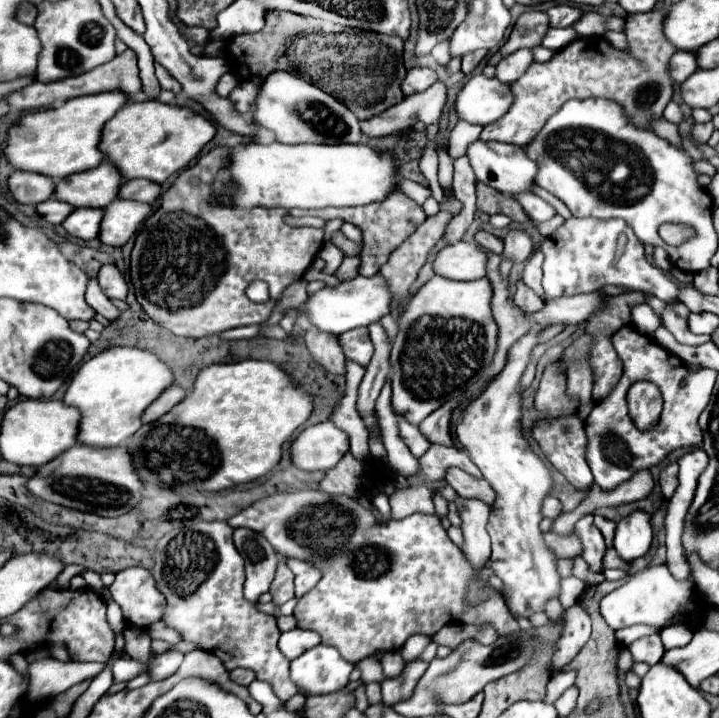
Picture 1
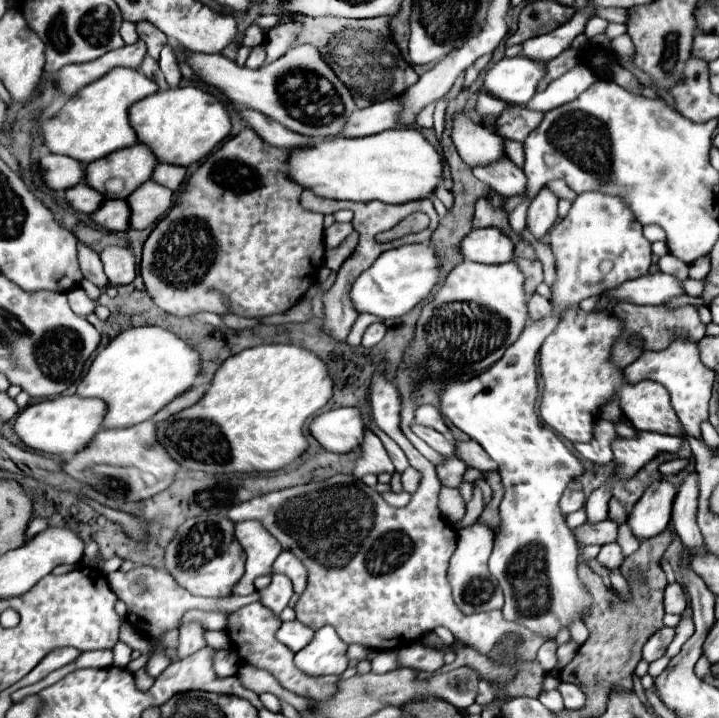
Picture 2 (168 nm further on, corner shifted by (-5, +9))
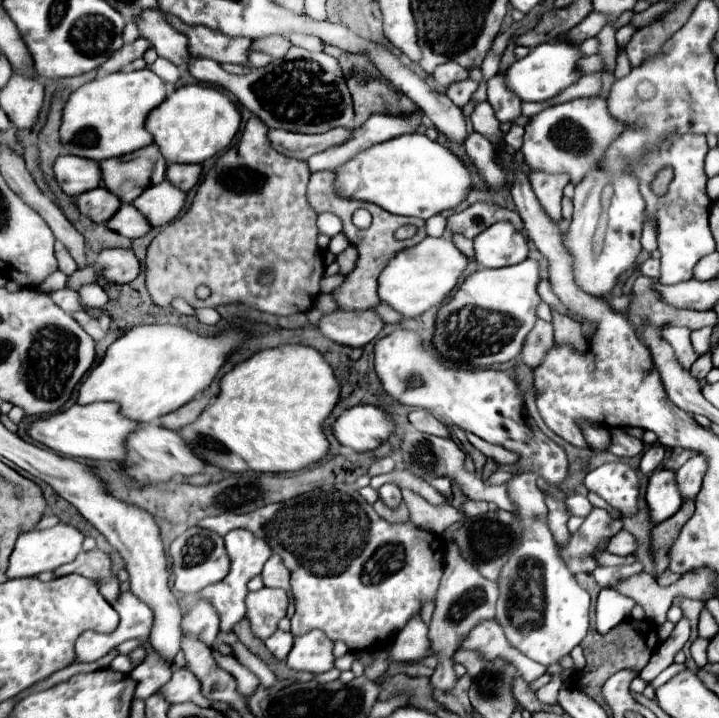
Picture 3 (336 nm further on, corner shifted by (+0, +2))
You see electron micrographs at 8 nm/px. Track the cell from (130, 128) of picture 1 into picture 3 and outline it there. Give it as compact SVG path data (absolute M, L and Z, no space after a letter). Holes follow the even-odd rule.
M186 85L168 95L146 119L146 129L154 135L154 143L162 149L168 163L202 163L226 149L240 129L240 111L218 89L210 85Z

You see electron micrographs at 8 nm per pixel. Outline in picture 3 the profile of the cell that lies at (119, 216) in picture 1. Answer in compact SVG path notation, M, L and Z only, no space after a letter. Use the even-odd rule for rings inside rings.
M162 181L160 185L154 185L146 189L136 201L136 209L146 215L146 219L154 227L162 227L178 217L186 203L186 193L172 185L170 181Z

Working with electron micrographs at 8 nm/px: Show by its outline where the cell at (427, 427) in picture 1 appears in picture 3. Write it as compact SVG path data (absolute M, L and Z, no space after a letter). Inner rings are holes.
M414 409L410 413L410 423L418 429L418 431L426 431L430 435L438 435L438 437L450 437L450 429L438 421L432 413L422 411L422 409Z

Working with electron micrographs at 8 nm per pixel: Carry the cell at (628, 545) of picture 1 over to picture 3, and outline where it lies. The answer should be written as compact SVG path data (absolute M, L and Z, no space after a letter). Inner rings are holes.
M656 469L648 481L646 501L650 505L654 523L672 517L684 501L676 483L676 473L670 469Z

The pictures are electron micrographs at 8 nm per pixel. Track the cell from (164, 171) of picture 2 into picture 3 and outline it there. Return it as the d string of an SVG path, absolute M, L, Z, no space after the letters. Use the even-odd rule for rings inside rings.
M168 165L166 179L174 185L180 185L182 191L190 191L202 173L202 165Z

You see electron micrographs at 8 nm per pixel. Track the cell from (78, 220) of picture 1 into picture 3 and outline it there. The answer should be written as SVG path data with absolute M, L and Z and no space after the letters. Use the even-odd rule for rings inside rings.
M130 203L122 205L122 209L118 209L118 213L106 225L110 225L110 229L114 229L116 233L122 233L130 239L144 237L152 229L148 219Z

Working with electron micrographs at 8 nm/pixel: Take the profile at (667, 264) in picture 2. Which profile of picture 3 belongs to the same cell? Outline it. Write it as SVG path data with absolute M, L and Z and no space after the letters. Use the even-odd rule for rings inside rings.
M646 259L642 265L640 265L640 273L642 275L648 275L648 277L658 277L660 275L660 261L656 259Z

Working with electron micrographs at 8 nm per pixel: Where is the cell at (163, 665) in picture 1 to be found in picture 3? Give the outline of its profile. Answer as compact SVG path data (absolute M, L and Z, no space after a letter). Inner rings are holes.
M198 601L194 609L188 611L182 619L182 631L194 633L206 645L212 645L218 635L218 611L210 601Z

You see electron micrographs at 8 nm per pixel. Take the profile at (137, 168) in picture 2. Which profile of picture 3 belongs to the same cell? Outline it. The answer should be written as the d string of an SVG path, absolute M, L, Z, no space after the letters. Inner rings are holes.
M156 143L142 147L126 157L106 159L100 163L104 185L122 199L132 203L144 189L164 181L166 159L162 157Z

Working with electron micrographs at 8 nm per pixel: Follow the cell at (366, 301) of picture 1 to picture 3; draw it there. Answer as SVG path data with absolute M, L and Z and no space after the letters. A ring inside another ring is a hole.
M426 237L414 247L408 247L390 261L382 271L378 295L388 301L404 317L418 317L432 307L438 307L450 291L462 281L462 273L468 265L468 257L454 245L450 237Z

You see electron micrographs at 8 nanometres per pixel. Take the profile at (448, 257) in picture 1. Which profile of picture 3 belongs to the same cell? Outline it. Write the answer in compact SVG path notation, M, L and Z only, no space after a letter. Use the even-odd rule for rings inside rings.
M498 221L474 239L474 251L476 251L478 265L482 265L482 267L496 269L496 267L506 267L506 265L516 265L528 257L528 237L522 231L516 231L512 227L512 223Z

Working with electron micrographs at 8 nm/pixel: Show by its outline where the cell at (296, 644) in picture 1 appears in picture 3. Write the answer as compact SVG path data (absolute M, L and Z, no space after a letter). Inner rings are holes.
M276 631L272 637L268 637L264 641L266 649L276 657L276 659L286 659L286 653L290 651L290 645L294 643L294 635L292 633L284 633L284 631Z

